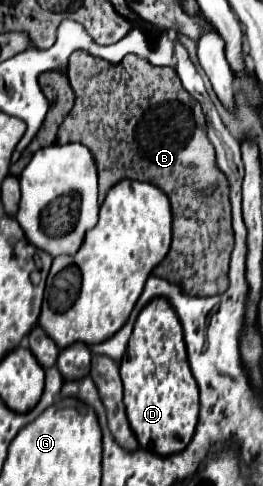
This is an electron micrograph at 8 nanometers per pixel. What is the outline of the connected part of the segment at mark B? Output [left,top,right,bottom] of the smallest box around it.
[57,50,233,296]

